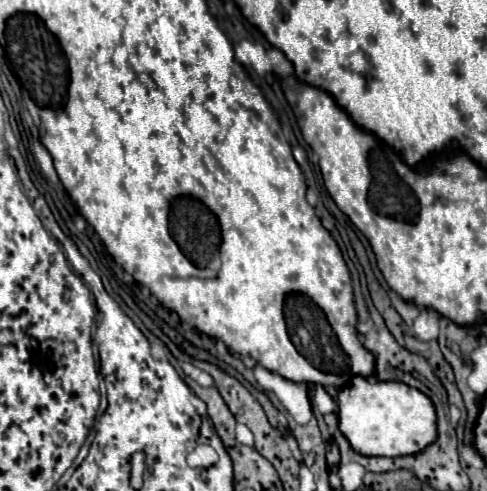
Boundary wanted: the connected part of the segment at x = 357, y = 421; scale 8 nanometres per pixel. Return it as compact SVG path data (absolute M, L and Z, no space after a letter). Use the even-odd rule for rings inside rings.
M354 377L350 387L338 391L338 417L340 429L354 447L354 451L368 457L402 457L420 453L436 441L436 409L422 391L396 381L376 381L366 377Z

